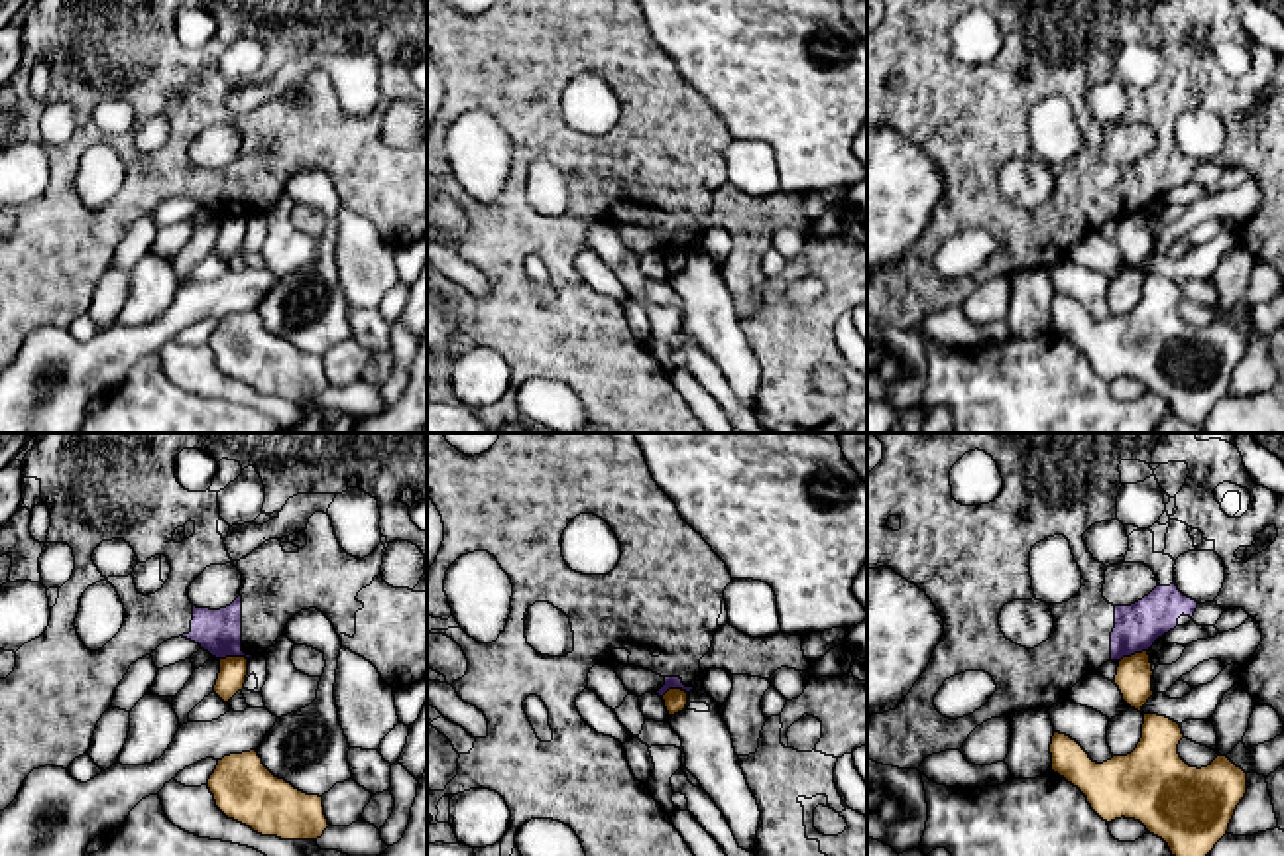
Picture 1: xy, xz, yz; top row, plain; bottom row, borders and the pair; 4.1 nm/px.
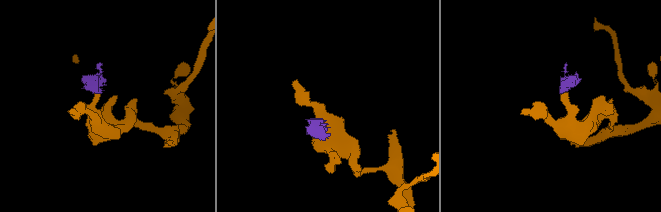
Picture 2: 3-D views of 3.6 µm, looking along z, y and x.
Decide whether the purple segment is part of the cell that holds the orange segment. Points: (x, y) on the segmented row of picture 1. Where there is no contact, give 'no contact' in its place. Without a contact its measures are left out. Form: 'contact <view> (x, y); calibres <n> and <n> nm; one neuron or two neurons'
contact yz (1135, 654); calibres 150 and 190 nm; two neurons

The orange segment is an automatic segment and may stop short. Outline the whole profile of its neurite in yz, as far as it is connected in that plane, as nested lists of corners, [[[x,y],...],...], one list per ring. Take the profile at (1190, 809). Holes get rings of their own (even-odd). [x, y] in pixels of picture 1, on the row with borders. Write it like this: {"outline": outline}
{"outline": [[[1144,714],[1137,748],[1097,764],[1076,740],[1054,732],[1052,771],[1078,787],[1103,821],[1121,817],[1140,821],[1150,834],[1168,844],[1172,856],[1207,856],[1229,830],[1235,809],[1247,793],[1247,773],[1221,754],[1207,767],[1190,767],[1178,754],[1182,738],[1178,722]]]}

